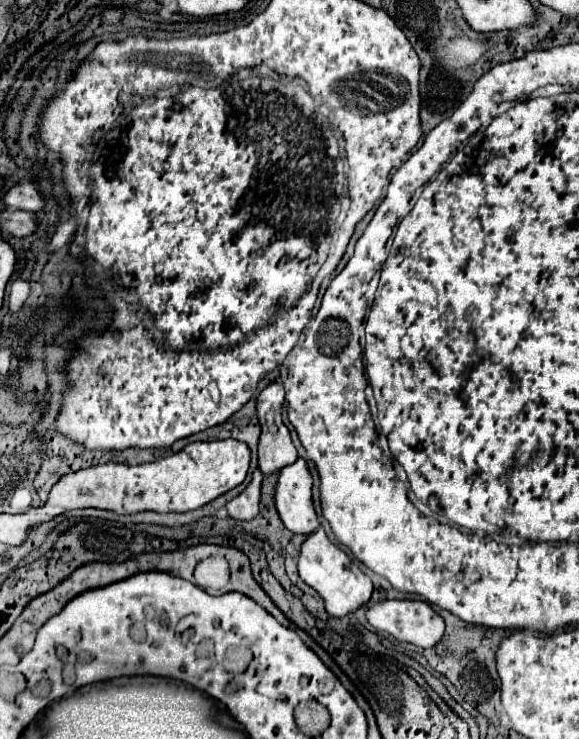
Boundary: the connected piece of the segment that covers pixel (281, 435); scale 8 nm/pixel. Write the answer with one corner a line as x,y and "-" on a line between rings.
282,384
266,386
256,398
256,414
262,428
258,440
258,466
266,476
278,472
298,458
298,452
290,438
290,430
282,422
282,406

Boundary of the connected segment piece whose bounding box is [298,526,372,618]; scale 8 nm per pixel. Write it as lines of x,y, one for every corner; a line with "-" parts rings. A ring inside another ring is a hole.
320,526
316,532
308,534
306,540
300,546
300,558
298,558
298,576
312,586
324,600
326,612
330,616
342,618
350,612
354,612
356,608
360,608
362,604
366,604
372,596
372,582
370,578
350,562
350,558
346,556
344,550
340,550
338,546
334,546
324,528

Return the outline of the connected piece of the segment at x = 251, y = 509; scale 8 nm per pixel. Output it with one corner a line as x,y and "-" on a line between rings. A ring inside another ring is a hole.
254,470
250,484
234,498
226,504
228,514
234,520
252,520
258,514
258,504
260,504
260,482
262,482
262,474
260,470

